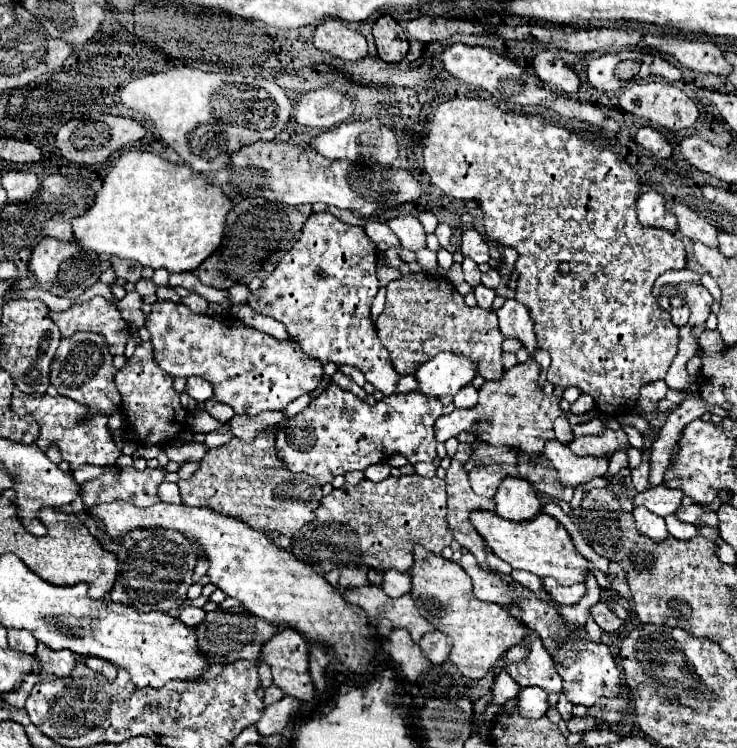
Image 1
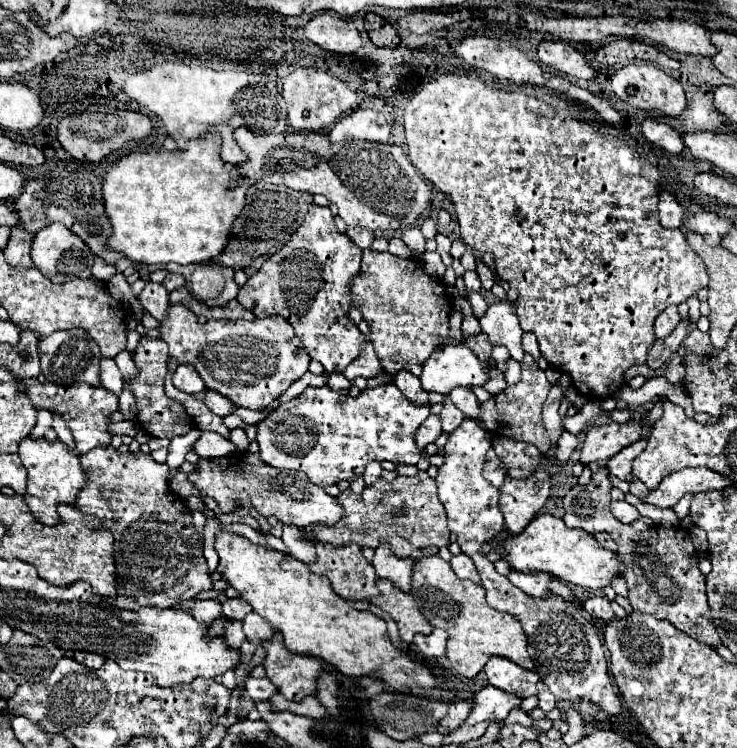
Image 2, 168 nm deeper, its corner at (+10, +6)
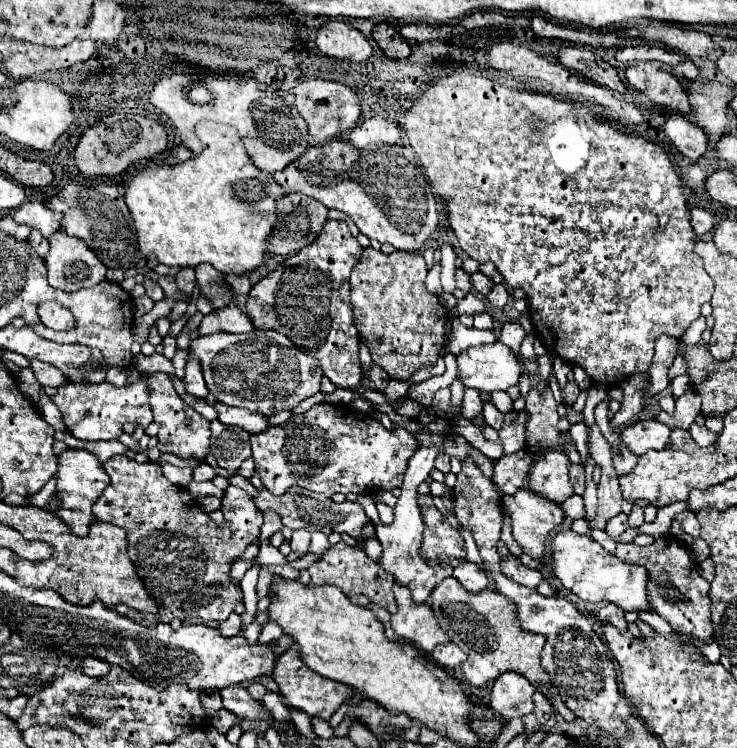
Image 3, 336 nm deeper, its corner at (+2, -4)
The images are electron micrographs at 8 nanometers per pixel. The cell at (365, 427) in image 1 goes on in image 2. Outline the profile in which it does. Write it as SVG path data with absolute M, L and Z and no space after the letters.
M392 382L366 388L360 396L342 396L328 386L306 388L298 398L280 404L258 424L262 462L280 470L302 470L316 486L352 480L370 460L416 464L422 456L414 434L430 416L430 404L414 406Z

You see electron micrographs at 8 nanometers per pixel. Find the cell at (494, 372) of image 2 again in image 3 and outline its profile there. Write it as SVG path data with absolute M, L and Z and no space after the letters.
M492 392L490 396L492 396L492 404L494 404L502 414L506 414L506 412L512 410L512 400L510 400L510 396L508 396L506 392Z

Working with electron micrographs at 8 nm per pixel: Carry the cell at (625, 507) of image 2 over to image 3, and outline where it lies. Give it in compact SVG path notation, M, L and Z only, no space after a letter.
M618 514L606 522L606 532L610 536L620 536L626 528L628 528L628 516L626 514Z

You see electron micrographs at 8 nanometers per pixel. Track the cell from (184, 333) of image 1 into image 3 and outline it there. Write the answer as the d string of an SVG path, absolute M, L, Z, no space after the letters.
M274 330L202 336L190 344L190 352L200 358L206 386L218 402L248 408L264 416L292 410L302 400L318 394L324 376L318 360L300 352L286 336Z

